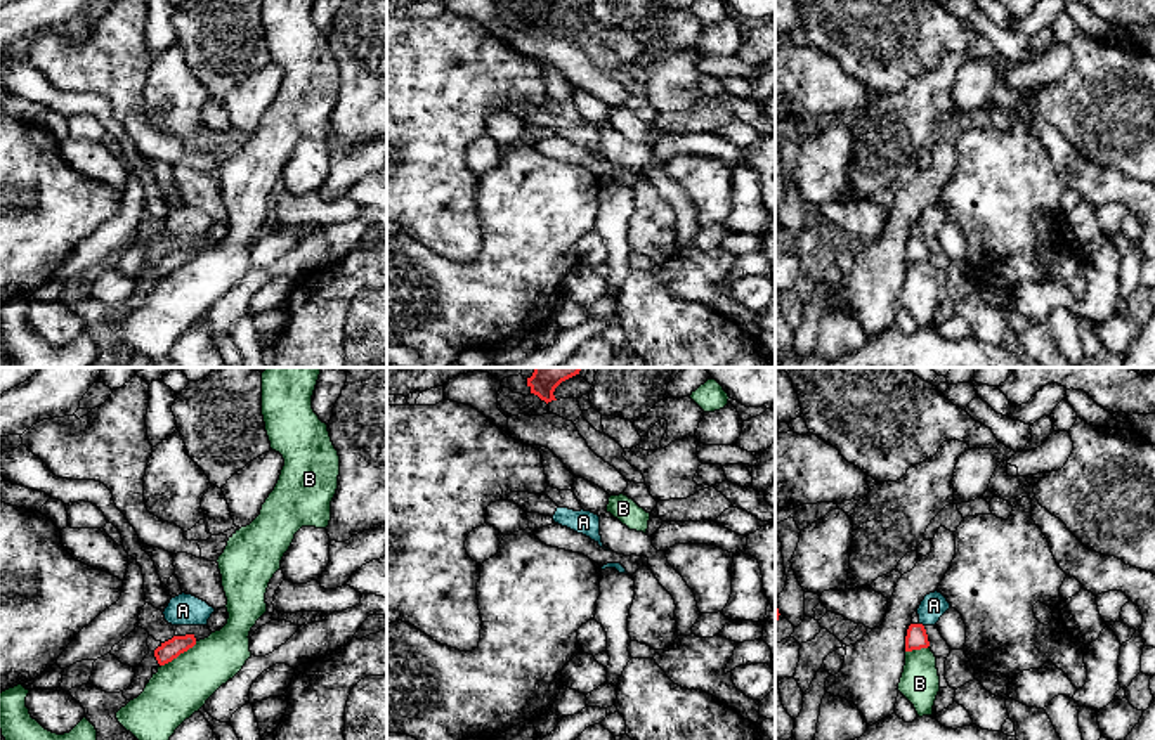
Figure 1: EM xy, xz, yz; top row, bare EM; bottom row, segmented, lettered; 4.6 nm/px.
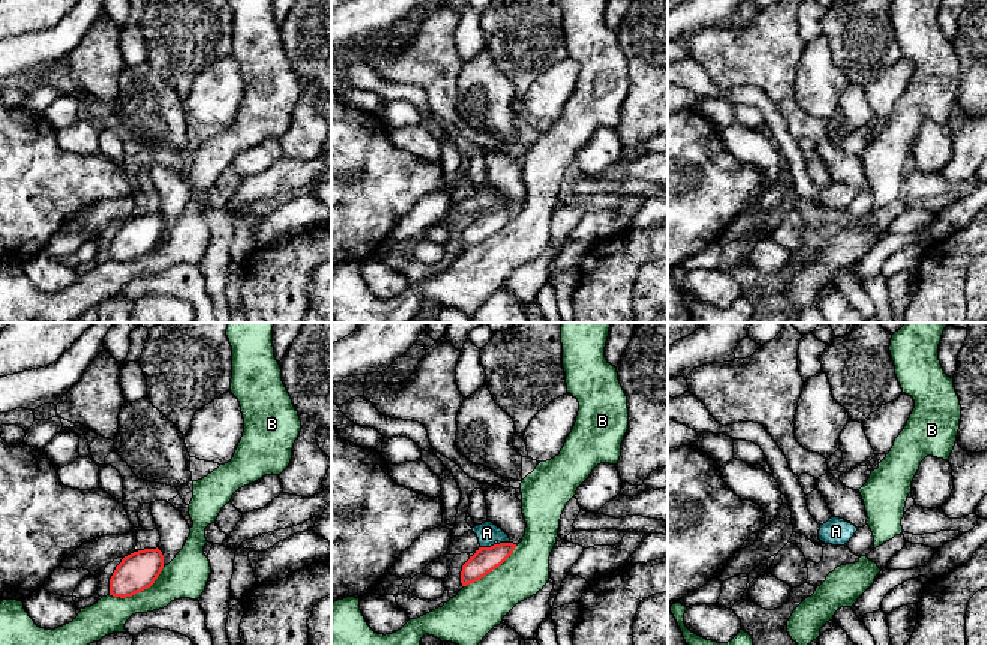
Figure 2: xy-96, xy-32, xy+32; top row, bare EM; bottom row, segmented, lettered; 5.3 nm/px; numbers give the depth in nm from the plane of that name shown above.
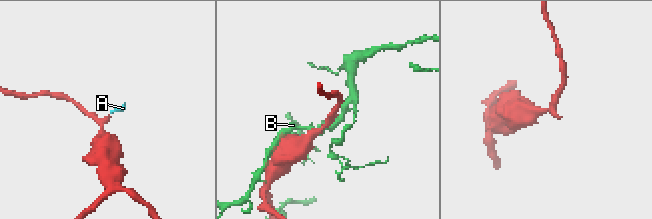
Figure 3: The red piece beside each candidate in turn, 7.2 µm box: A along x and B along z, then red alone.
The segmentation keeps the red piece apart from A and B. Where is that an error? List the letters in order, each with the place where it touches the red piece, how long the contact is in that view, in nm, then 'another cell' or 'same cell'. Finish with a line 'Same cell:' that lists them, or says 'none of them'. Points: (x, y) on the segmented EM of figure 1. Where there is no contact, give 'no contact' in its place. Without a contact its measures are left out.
A: yz (921, 624) | 30 nm | another cell
B: xy (179, 654) | 200 nm | another cell
Same cell: none of them

